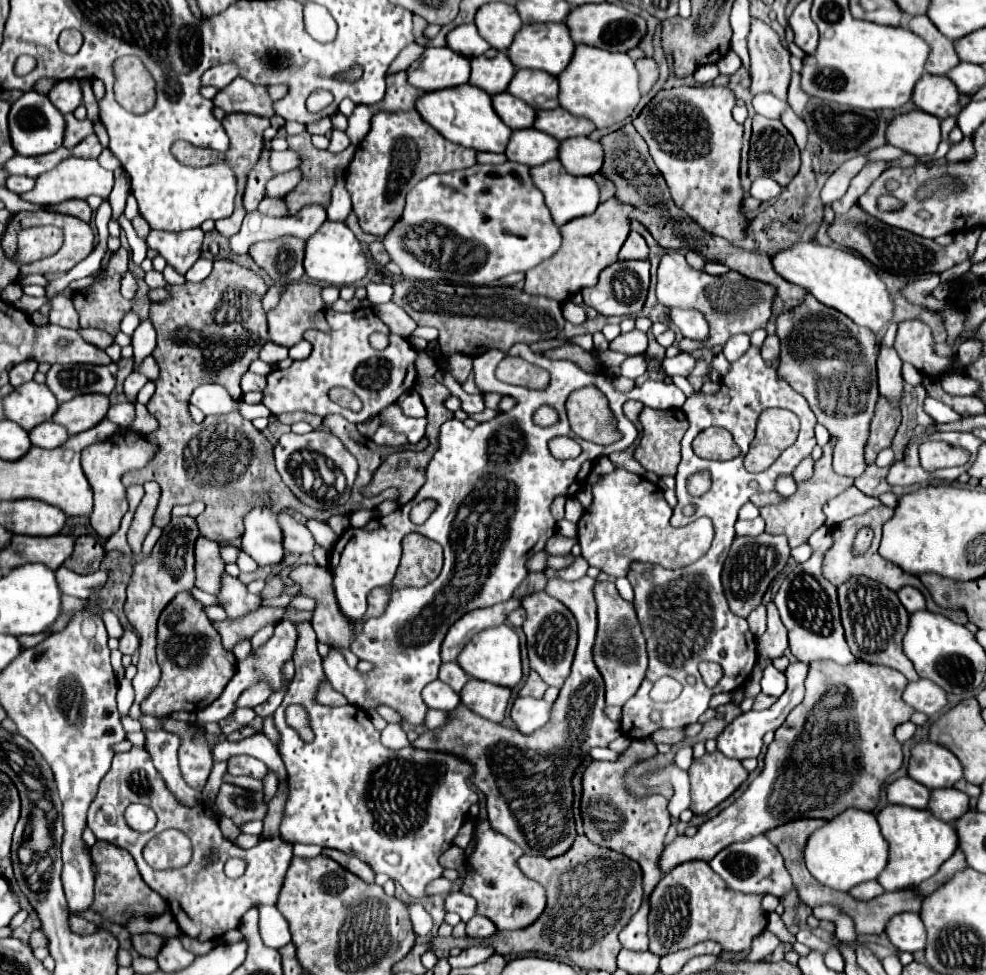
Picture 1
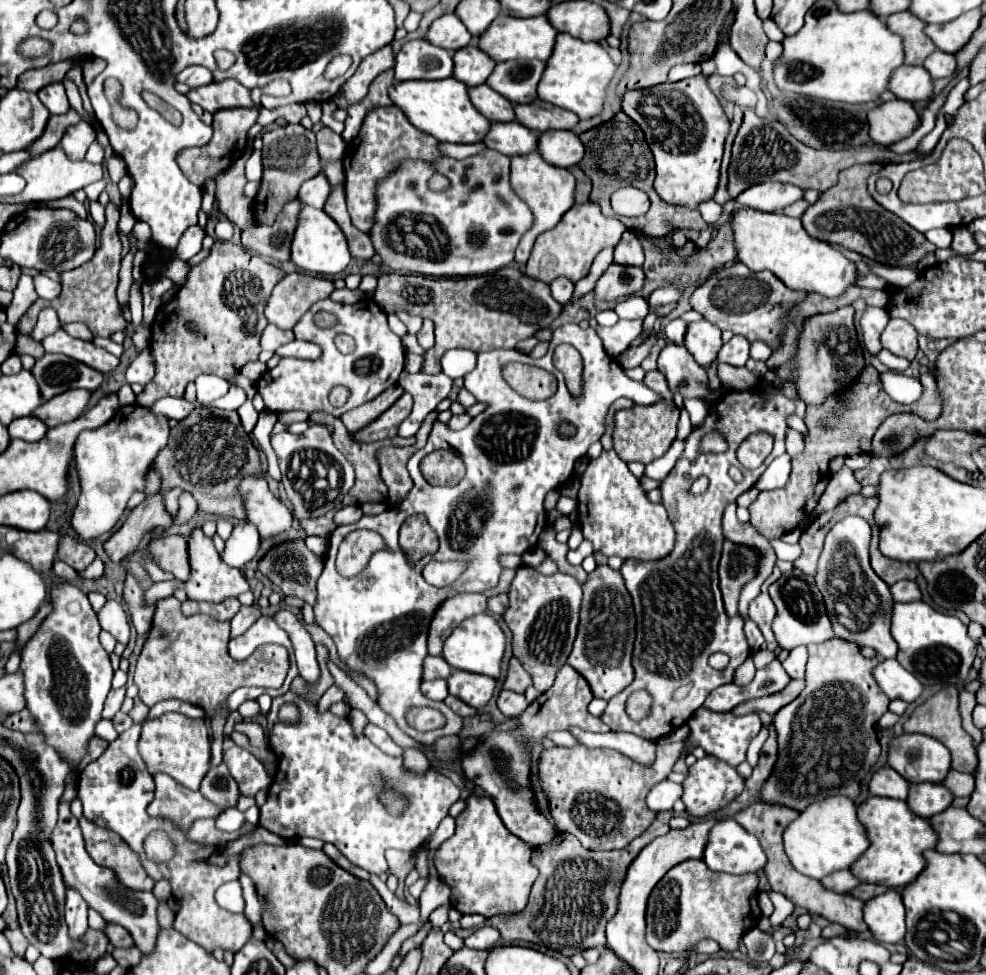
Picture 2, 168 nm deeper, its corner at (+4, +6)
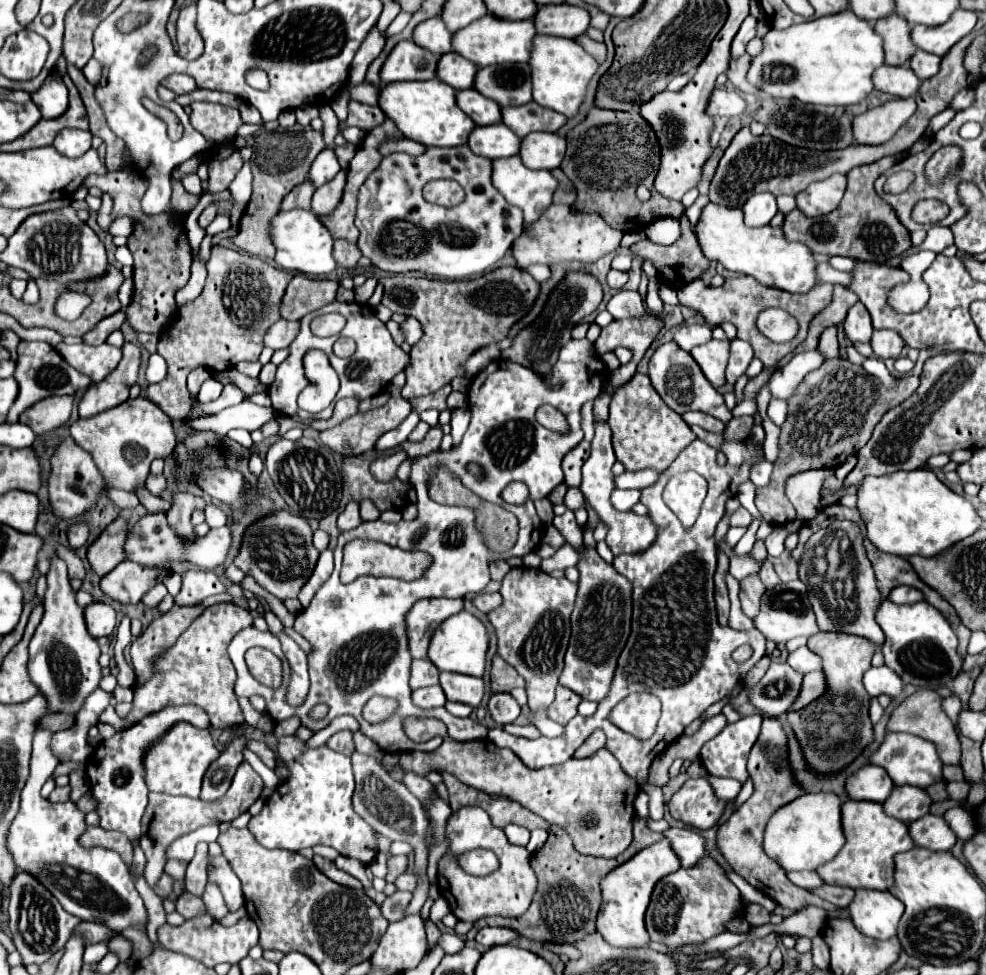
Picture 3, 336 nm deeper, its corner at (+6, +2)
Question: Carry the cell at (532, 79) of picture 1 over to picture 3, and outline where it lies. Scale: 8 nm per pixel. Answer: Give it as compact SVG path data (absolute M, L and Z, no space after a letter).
M502 63L482 67L476 73L474 89L484 97L494 99L500 107L524 105L532 101L530 65L528 63Z

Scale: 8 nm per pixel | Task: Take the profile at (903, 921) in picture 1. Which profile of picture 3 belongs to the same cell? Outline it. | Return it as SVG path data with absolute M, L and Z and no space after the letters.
M858 889L848 909L860 933L884 941L896 935L896 925L904 913L904 903L892 897L890 891Z

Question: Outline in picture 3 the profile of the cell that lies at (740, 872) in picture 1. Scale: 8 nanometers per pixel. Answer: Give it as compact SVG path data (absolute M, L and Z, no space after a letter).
M668 827L664 833L664 839L672 845L672 851L676 857L680 857L680 867L692 867L702 859L704 853L704 839L692 831L692 829L682 829L682 827Z

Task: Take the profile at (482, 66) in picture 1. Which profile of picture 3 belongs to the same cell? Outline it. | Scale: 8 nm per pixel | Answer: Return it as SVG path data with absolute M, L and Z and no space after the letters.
M450 51L438 59L436 77L458 91L458 89L470 89L474 85L476 71L478 67L472 61Z

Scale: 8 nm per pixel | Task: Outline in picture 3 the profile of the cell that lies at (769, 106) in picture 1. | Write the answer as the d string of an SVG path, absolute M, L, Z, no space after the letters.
M716 87L712 97L708 99L708 115L710 117L736 117L746 109L744 99L736 91L726 91Z

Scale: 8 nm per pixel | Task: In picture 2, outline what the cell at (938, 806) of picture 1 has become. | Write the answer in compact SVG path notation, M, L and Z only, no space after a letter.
M914 783L910 785L910 795L906 799L908 807L924 819L946 811L952 801L954 795L942 783Z

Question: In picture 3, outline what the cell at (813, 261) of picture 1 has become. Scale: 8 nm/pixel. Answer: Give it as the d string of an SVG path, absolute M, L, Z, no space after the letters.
M708 203L696 223L696 239L706 259L722 263L728 271L752 275L766 287L778 287L790 293L806 293L816 281L816 261L806 245L786 241L780 227L746 227L742 209L728 209L722 205Z

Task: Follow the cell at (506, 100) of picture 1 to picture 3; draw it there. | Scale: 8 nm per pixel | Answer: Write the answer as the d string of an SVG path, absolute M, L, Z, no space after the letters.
M476 89L456 91L456 103L476 125L494 125L502 119L498 103L480 95Z

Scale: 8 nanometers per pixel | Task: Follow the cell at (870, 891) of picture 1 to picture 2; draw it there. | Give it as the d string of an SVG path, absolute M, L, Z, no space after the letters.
M836 871L828 877L824 877L822 883L824 883L824 887L828 887L832 891L840 891L840 893L848 893L848 891L856 889L858 885L862 885L862 881L852 871Z

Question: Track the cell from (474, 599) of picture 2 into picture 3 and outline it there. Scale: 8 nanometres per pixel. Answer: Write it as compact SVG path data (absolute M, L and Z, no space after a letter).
M420 599L406 613L406 633L410 655L424 659L428 653L432 631L450 615L464 609L462 599Z

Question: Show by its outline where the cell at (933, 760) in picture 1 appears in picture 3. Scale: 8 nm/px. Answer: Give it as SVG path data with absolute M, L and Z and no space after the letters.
M886 733L882 745L870 757L870 763L884 767L896 785L914 785L926 789L928 785L942 779L942 761L936 753L934 743L908 733Z

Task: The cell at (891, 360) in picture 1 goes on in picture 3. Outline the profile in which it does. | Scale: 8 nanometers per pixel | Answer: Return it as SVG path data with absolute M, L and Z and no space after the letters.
M862 303L852 305L844 319L844 333L850 341L870 341L872 335L872 321L870 313L864 309Z

